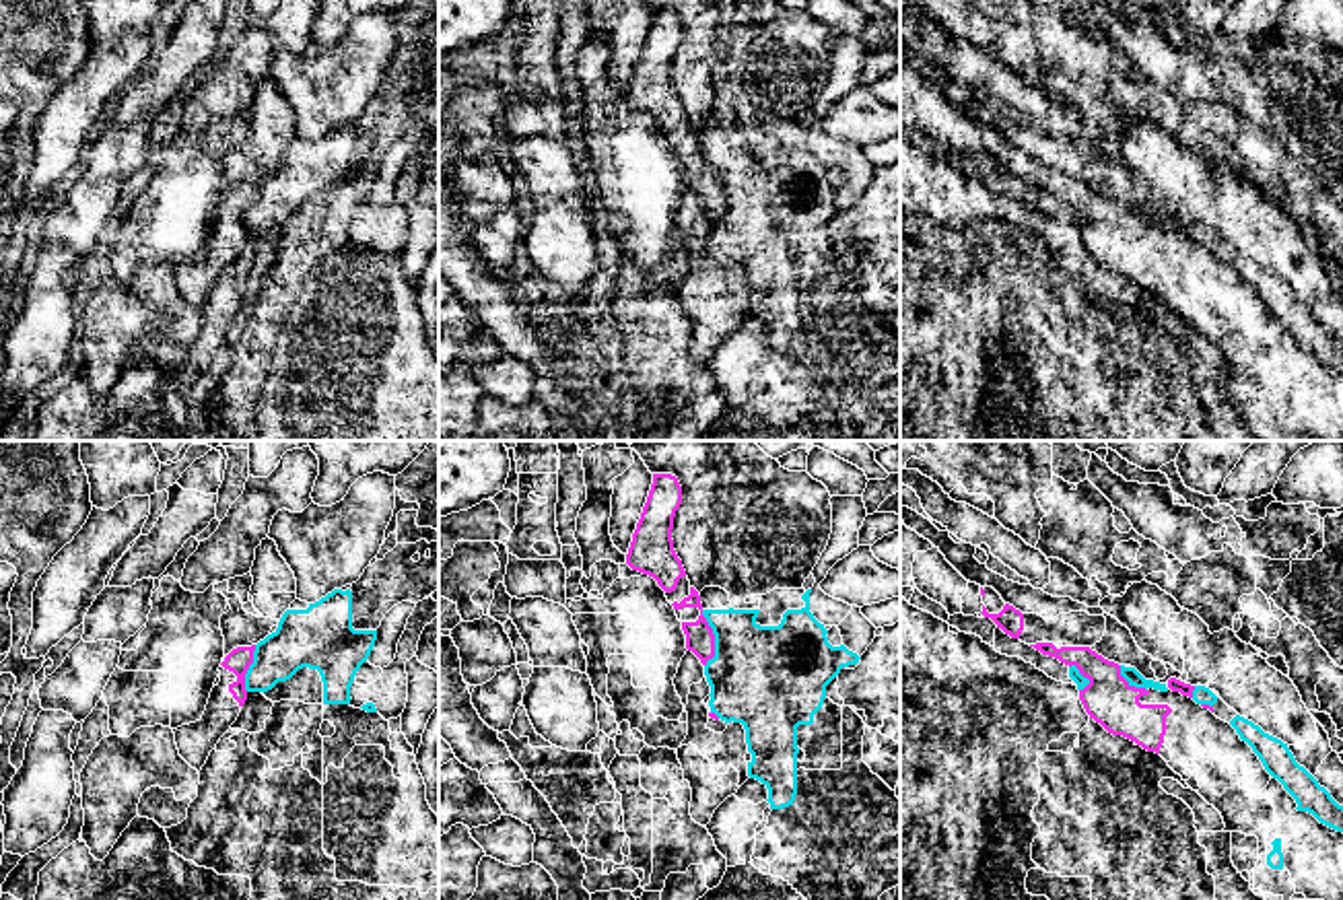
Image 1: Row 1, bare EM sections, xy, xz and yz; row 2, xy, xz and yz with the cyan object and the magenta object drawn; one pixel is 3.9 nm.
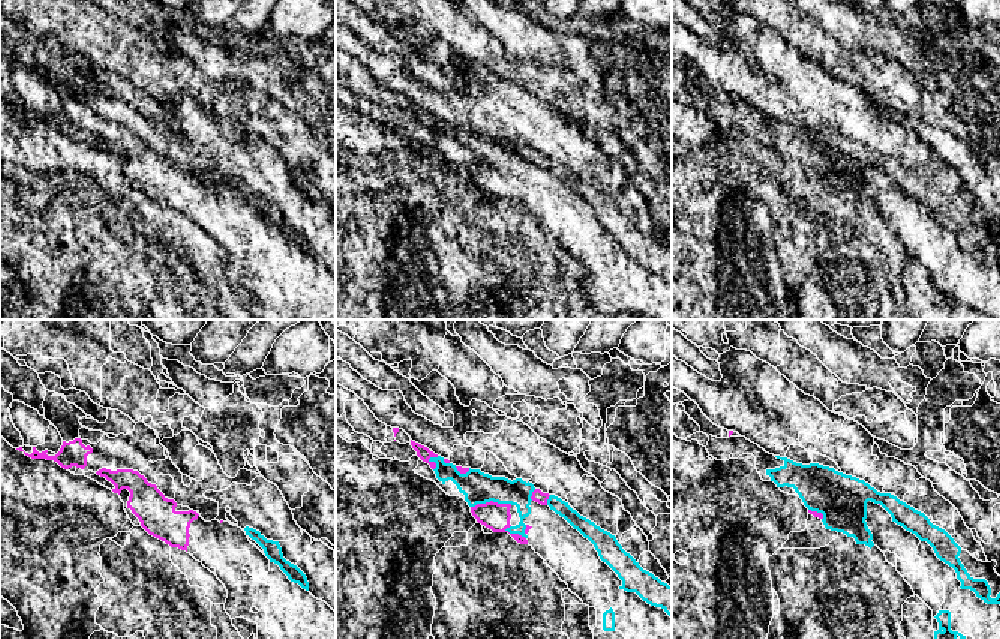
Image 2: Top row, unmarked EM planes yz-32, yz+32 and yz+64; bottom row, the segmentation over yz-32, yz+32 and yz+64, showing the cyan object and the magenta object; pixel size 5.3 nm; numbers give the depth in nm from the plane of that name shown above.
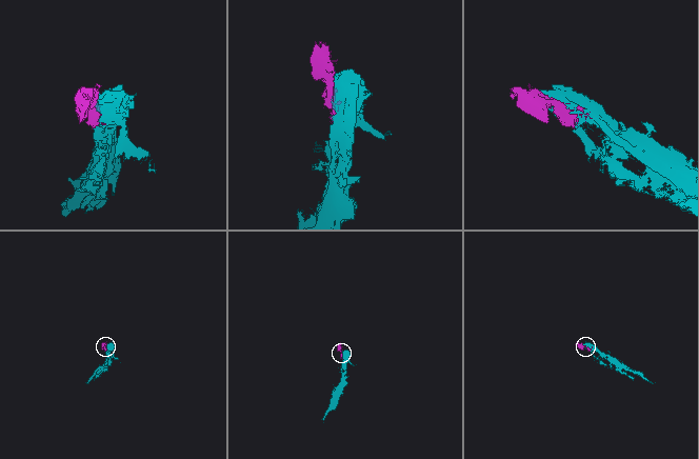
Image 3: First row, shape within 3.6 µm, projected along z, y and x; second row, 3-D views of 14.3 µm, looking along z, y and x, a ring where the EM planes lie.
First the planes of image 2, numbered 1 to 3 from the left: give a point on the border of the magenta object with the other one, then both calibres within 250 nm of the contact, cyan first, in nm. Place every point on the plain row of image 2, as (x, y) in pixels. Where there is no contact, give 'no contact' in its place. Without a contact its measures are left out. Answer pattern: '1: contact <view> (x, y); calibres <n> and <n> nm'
1: no contact
2: contact yz+32 (491, 164); calibres 170 and 150 nm
3: contact yz+64 (817, 176); calibres 260 and 30 nm

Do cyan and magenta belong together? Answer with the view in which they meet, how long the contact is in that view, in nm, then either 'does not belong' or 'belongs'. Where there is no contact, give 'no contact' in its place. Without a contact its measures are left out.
xz | 220 nm | does not belong

